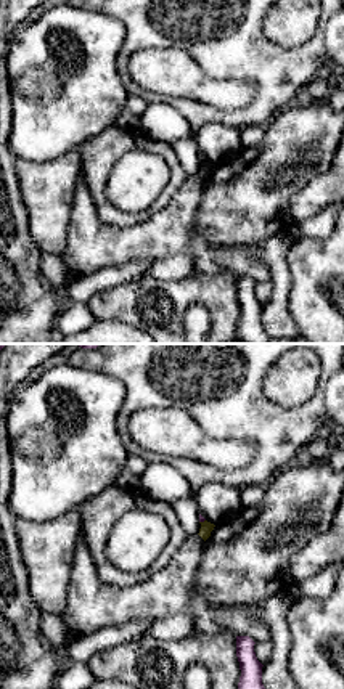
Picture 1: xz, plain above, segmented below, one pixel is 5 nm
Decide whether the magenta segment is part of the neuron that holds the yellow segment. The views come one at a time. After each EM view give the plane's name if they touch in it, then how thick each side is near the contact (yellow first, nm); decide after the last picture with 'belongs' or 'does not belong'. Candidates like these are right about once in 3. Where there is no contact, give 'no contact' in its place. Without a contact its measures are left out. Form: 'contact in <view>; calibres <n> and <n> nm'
contact in xz; calibres 60 and 30 nm

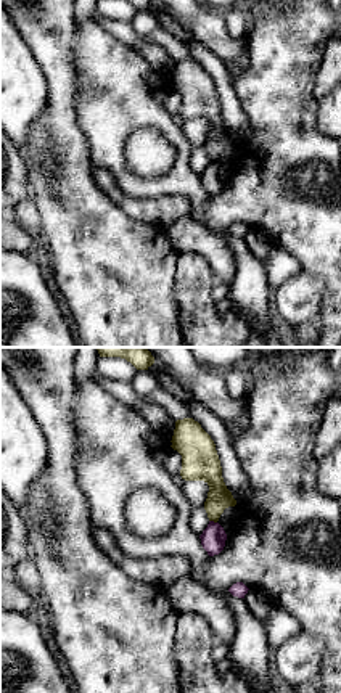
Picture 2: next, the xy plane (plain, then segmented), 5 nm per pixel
contact in xy; calibres 120 and 130 nm

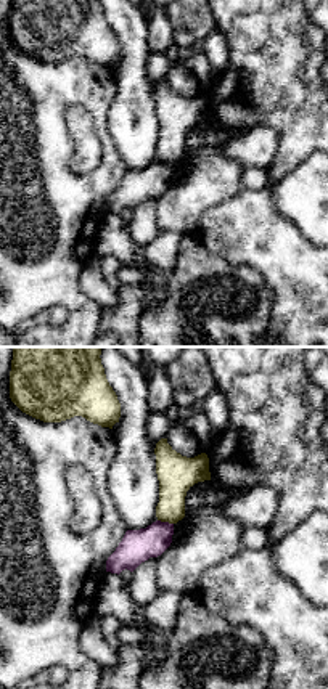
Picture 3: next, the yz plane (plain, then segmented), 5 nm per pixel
contact in yz; calibres 190 and 160 nm

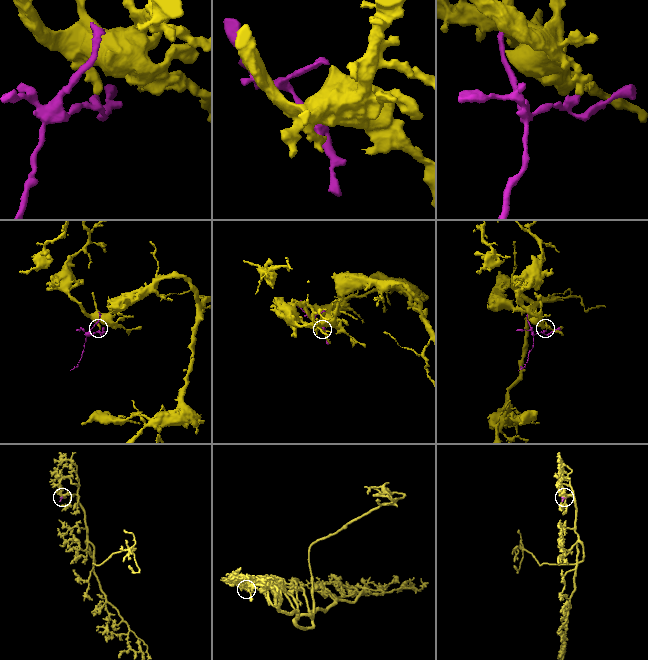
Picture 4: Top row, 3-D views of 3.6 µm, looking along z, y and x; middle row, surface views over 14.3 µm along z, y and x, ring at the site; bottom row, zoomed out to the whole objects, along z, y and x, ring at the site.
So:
does not belong

